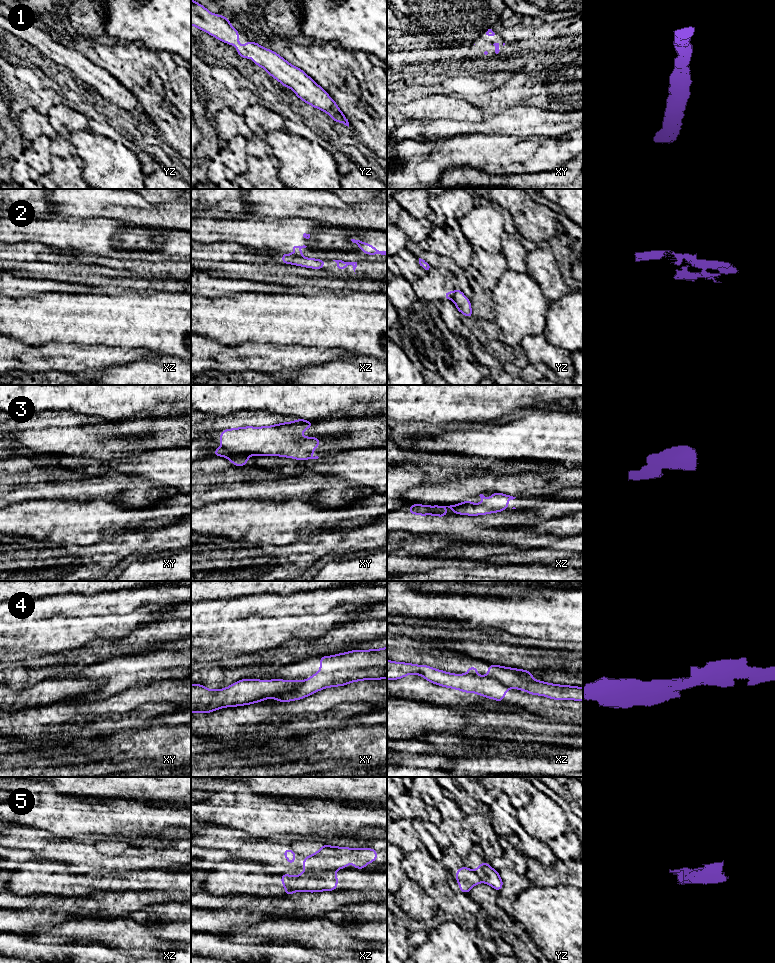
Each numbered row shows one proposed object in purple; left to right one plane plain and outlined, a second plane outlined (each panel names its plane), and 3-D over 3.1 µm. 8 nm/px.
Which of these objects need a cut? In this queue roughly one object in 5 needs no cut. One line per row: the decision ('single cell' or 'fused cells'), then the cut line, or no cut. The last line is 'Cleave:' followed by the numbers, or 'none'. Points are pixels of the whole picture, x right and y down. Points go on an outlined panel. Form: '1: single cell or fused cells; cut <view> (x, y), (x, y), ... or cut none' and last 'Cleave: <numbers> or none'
1: single cell; cut none
2: fused cells; cut xz (294, 254), (301, 256)
3: fused cells; cut xy (233, 452), (248, 455)
4: fused cells; cut xy (302, 681), (292, 690), (284, 692), (275, 698)
5: fused cells; cut xz (334, 869), (311, 870)
Cleave: 2, 3, 4, 5

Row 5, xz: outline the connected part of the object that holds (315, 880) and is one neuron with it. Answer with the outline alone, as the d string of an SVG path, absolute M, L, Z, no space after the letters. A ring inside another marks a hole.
M312 869L302 871L300 876L281 874L281 883L285 887L285 896L296 891L321 892L337 890L338 877L335 870Z

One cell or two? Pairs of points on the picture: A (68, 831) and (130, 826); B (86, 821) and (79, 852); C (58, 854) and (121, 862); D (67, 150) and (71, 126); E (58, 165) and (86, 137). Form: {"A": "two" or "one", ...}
{"A": "one", "B": "two", "C": "one", "D": "one", "E": "two"}

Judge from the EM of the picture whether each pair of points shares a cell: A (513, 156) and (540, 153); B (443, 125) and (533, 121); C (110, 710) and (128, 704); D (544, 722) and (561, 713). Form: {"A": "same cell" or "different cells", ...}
{"A": "same cell", "B": "same cell", "C": "same cell", "D": "different cells"}

